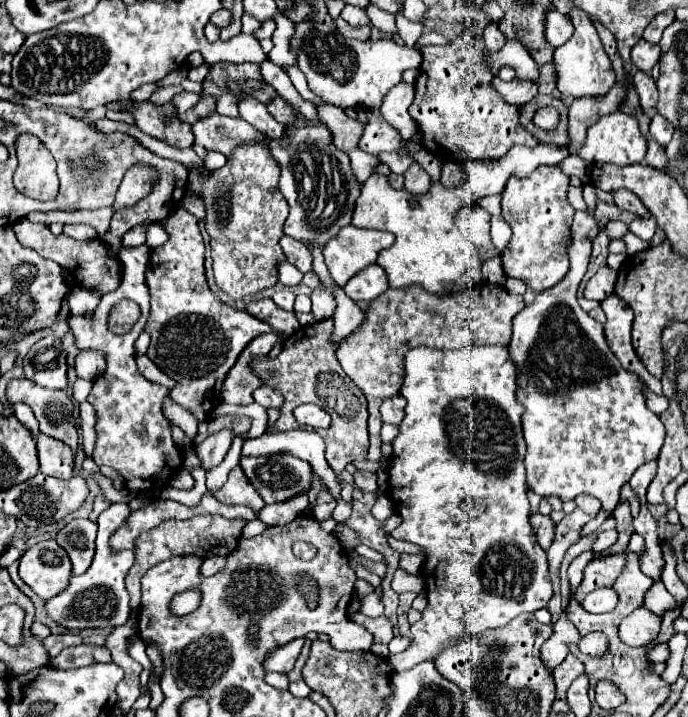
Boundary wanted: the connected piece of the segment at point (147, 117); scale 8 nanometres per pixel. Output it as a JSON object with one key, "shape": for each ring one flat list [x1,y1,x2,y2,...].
{"shape":[[140,102,140,104,132,104,130,112,136,120,136,126,144,134,154,136,158,140,164,140,172,148,186,150,188,146,192,146,194,136,190,132,190,124,178,122,178,116,172,112,170,102,164,106]]}

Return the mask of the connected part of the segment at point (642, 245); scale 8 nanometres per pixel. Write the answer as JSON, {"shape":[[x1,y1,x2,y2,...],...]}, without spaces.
{"shape":[[628,232,628,234,622,238,622,242,626,244,626,254,628,254,628,256,634,256,634,254,638,254,638,252,650,248,648,242,640,240,638,236,632,236,632,232]]}

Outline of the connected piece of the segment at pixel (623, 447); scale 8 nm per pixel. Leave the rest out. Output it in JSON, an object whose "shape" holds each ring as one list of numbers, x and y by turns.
{"shape":[[592,184,584,185,582,194,589,214,584,210,578,210,574,214,572,244,568,248,570,272,554,288,540,292,536,300,514,318,514,332,508,352,518,370,516,396,526,396,522,400,526,406,526,412,522,414,522,430,528,444,528,452,524,458,524,466,528,472,528,490,536,492,542,498,558,496,562,502,570,502,578,494,590,494,596,496,602,502,604,512,614,518,614,508,620,500,622,484,630,480,636,468,658,458,664,442,664,424,652,410,648,410,642,396,642,380,622,368,622,364,616,360,606,344,602,326,578,304,576,290,588,266,592,236,596,236,598,232,598,224,594,216,590,216,596,210,595,187]]}

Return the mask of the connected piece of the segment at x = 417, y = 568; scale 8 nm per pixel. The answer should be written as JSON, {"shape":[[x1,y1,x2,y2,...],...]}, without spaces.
{"shape":[[401,554,399,560,399,568,406,572,418,575,424,565,424,556,416,554]]}

